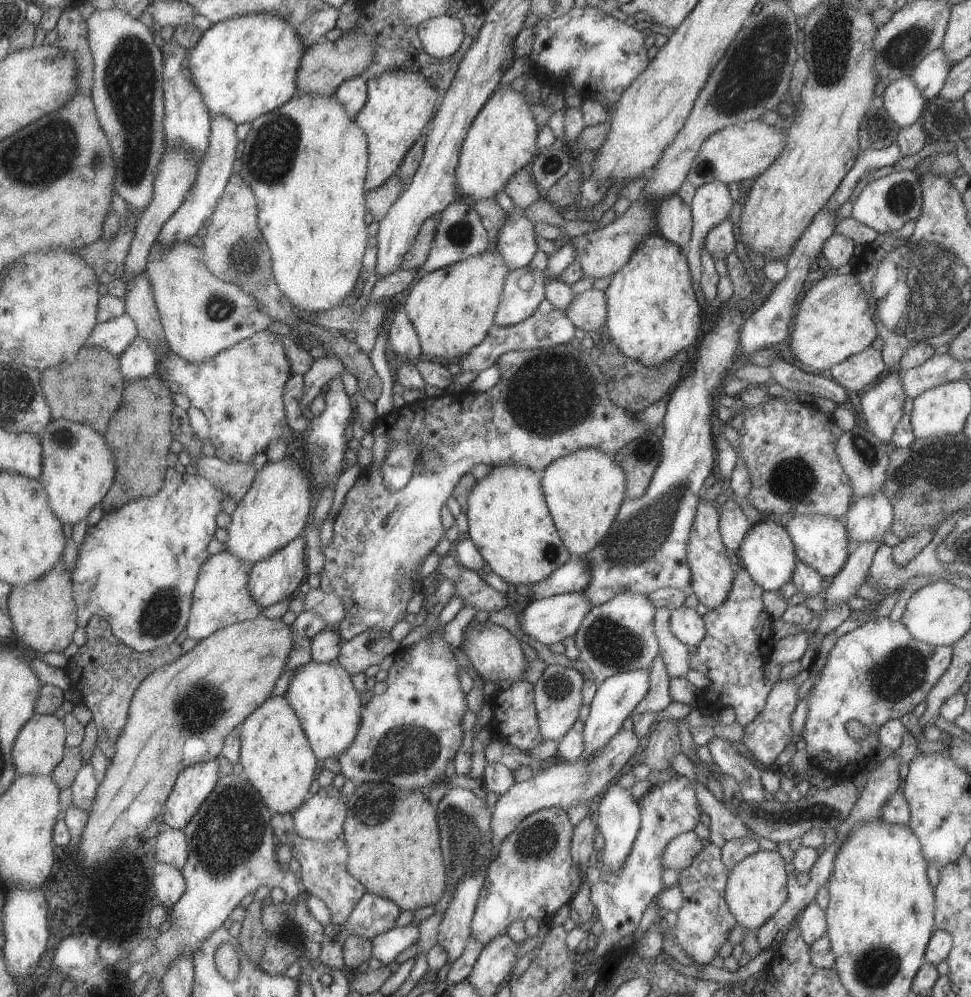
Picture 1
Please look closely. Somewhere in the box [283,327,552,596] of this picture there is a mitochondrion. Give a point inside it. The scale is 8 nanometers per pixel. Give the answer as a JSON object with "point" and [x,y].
{"point":[317,454]}

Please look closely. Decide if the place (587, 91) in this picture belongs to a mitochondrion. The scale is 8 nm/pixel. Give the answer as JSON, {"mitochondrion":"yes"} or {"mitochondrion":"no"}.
{"mitochondrion":"no"}

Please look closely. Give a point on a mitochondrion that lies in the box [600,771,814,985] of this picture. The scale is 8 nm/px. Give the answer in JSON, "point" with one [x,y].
{"point":[642,864]}

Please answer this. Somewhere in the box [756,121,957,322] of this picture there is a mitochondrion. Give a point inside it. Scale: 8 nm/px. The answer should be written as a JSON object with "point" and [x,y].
{"point":[901,197]}

